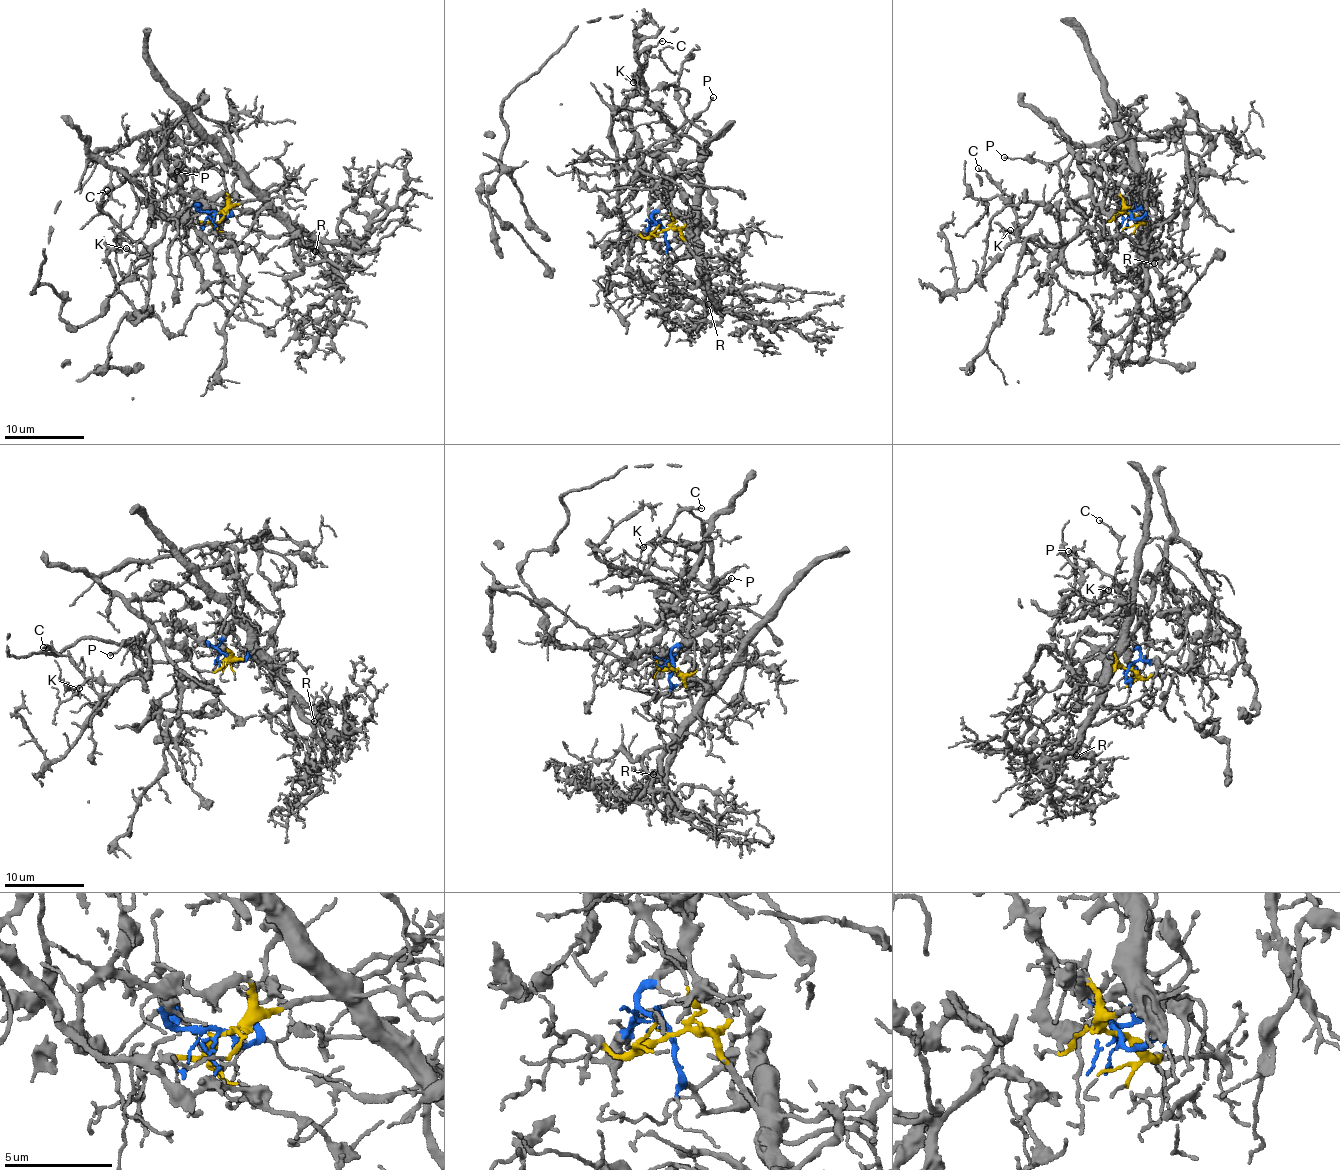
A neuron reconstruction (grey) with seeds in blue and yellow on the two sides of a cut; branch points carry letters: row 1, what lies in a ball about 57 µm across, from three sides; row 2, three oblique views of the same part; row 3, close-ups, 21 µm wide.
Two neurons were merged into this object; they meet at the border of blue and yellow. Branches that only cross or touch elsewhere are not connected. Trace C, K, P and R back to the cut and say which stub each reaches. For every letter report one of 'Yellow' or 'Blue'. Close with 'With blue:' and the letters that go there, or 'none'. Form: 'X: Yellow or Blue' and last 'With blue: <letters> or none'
C: Blue
K: Blue
P: Blue
R: Yellow
With blue: C, K, P

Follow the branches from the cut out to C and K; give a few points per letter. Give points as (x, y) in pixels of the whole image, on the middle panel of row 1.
C: (663, 230), (652, 217), (659, 198), (637, 168), (672, 134), (641, 95), (636, 72), (641, 53), (663, 40)
K: (663, 230), (652, 217), (661, 202), (637, 168), (672, 130), (642, 96), (636, 77), (633, 83)

